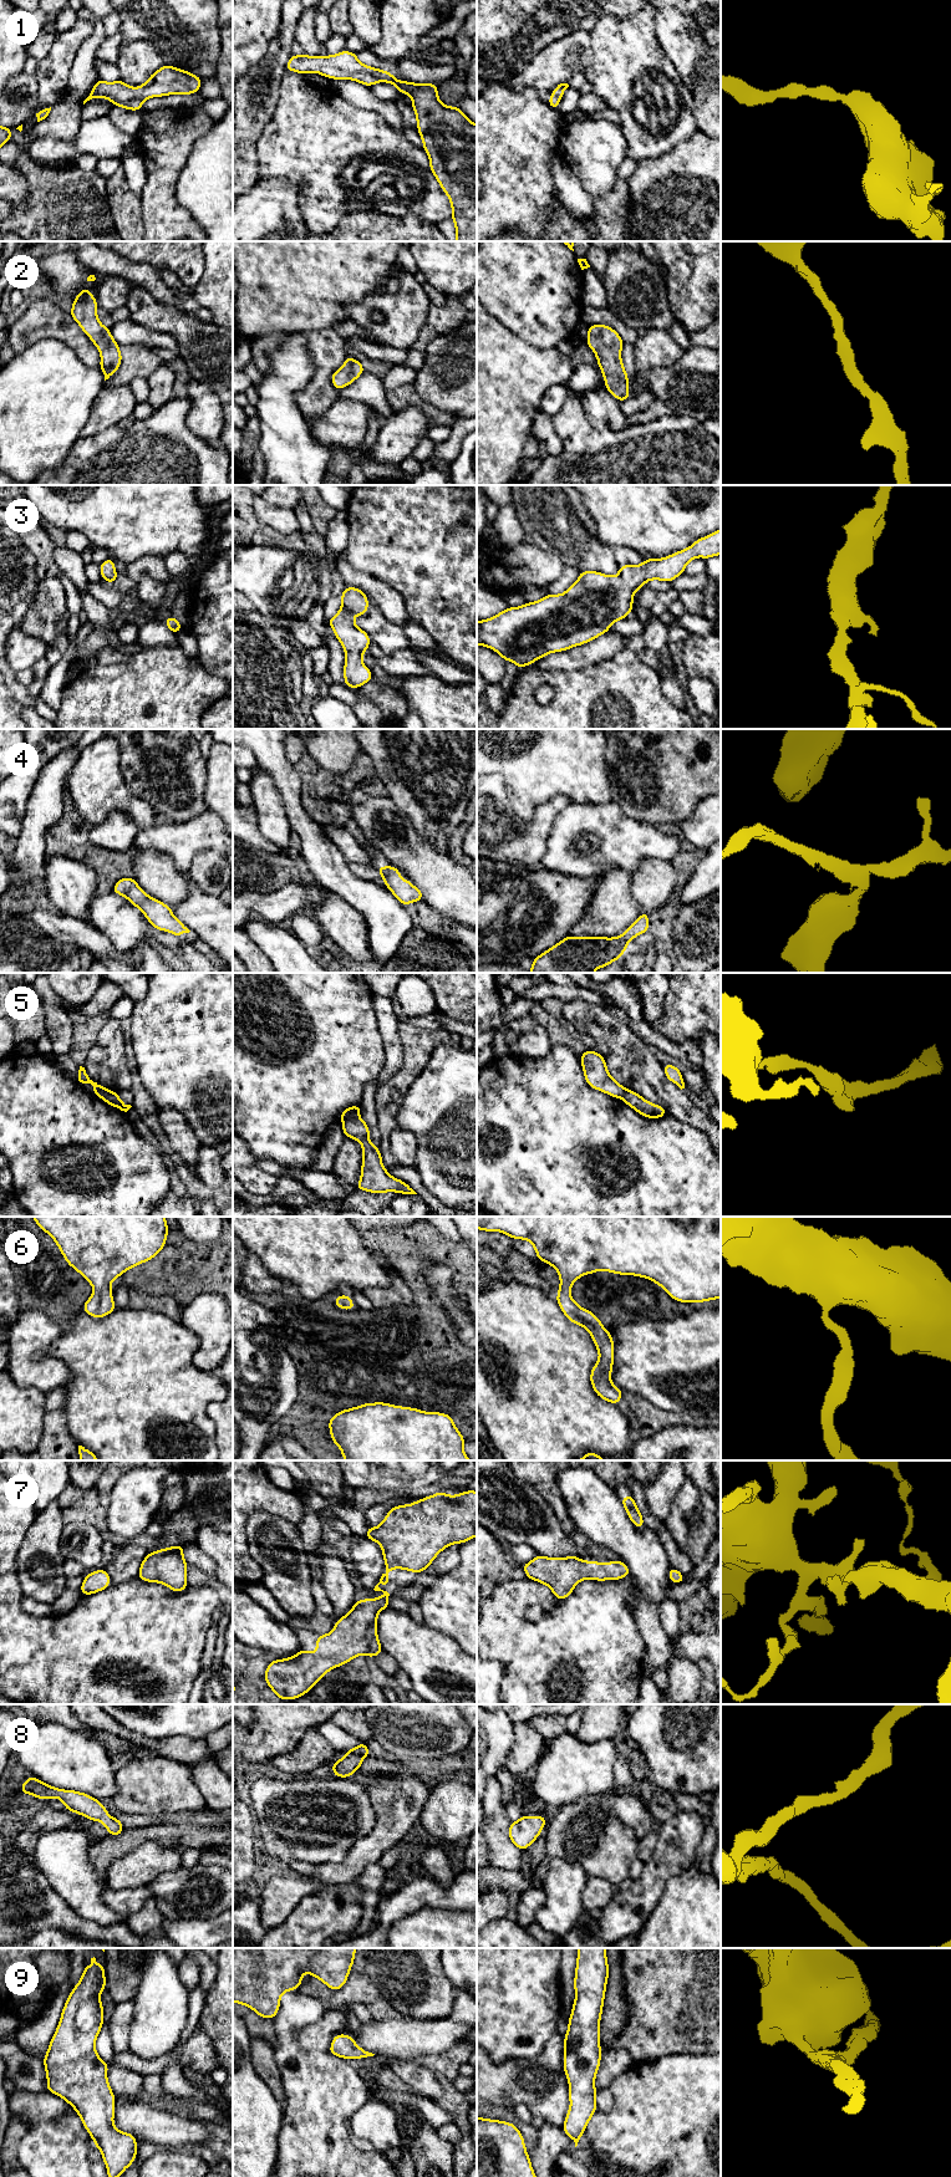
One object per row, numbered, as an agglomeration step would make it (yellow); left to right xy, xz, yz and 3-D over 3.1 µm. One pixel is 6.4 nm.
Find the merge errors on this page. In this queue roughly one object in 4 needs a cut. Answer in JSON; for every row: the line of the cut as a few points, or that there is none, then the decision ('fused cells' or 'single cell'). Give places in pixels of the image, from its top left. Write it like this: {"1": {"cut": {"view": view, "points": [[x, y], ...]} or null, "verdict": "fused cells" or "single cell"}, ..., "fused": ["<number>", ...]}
{"1": {"cut": null, "verdict": "single cell"}, "2": {"cut": null, "verdict": "single cell"}, "3": {"cut": null, "verdict": "single cell"}, "4": {"cut": null, "verdict": "single cell"}, "5": {"cut": {"view": "xz", "points": [[357, 1116], [342, 1121]]}, "verdict": "fused cells"}, "6": {"cut": null, "verdict": "single cell"}, "7": {"cut": null, "verdict": "single cell"}, "8": {"cut": null, "verdict": "single cell"}, "9": {"cut": null, "verdict": "single cell"}, "fused": ["5"]}

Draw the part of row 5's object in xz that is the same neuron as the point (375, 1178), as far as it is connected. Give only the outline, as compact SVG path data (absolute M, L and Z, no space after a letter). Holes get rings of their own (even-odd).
M361 1117L342 1121L345 1137L358 1141L362 1146L361 1178L356 1191L370 1193L397 1192L400 1194L417 1194L406 1182L392 1177L382 1164L380 1147L375 1147L368 1136L370 1127Z

